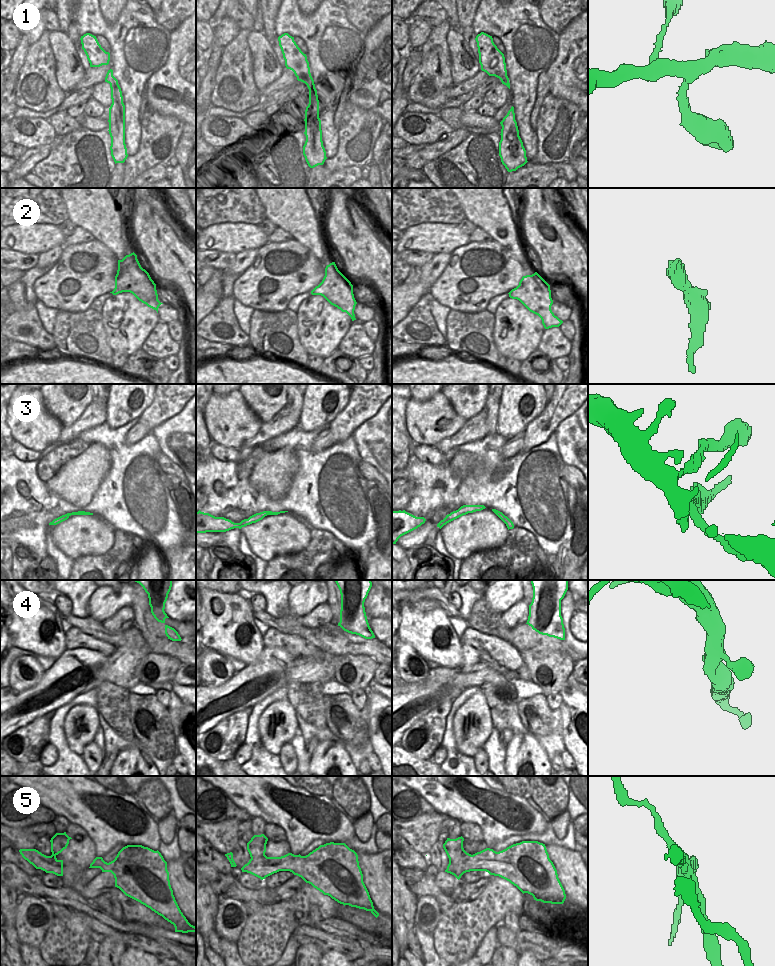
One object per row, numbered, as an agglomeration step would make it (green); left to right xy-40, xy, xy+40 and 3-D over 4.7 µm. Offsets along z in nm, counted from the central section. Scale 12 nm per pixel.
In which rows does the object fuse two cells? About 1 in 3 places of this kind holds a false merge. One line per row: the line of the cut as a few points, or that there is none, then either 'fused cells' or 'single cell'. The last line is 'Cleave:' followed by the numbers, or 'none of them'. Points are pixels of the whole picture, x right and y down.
1: cut none; single cell
2: cut none; single cell
3: cut xy (238, 523), (241, 527); fused cells
4: cut none; single cell
5: cut xy+40 (464, 850), (456, 864), (449, 861); fused cells
Cleave: 3, 5

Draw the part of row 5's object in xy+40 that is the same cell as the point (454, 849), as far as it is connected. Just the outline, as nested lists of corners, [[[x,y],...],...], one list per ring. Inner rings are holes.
[[[462,836],[456,839],[447,838],[443,844],[443,848],[449,858],[449,861],[454,865],[458,865],[461,857],[463,856],[463,841],[464,838]]]

